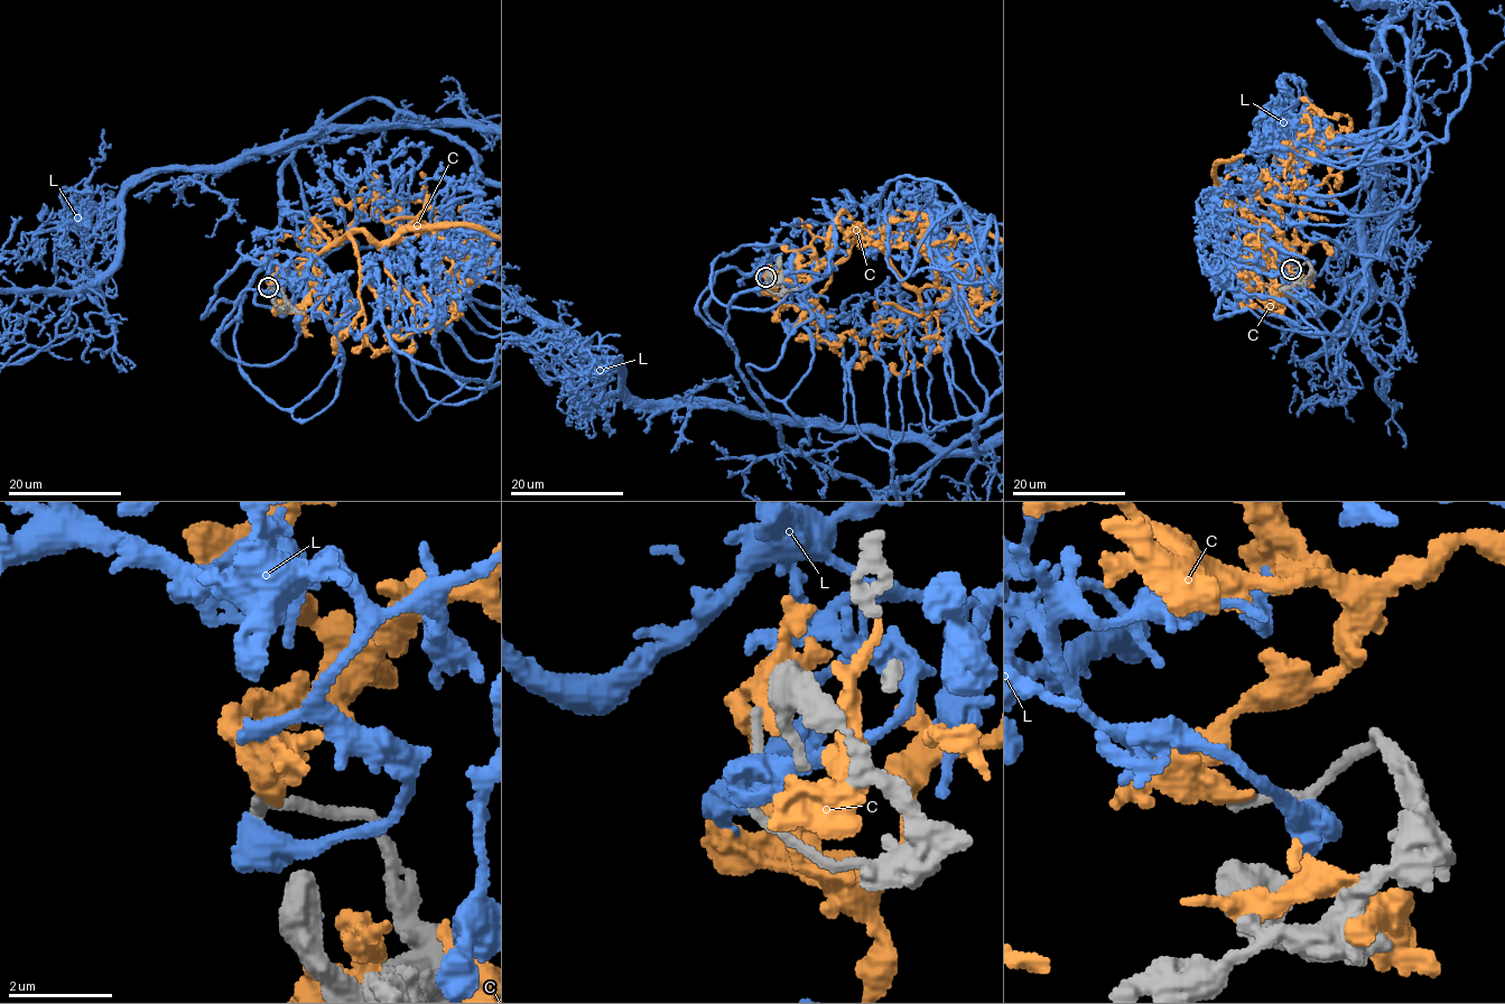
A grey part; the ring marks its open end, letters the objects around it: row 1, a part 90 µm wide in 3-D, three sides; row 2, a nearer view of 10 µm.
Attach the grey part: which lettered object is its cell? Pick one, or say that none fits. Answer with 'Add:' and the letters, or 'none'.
Add: none

